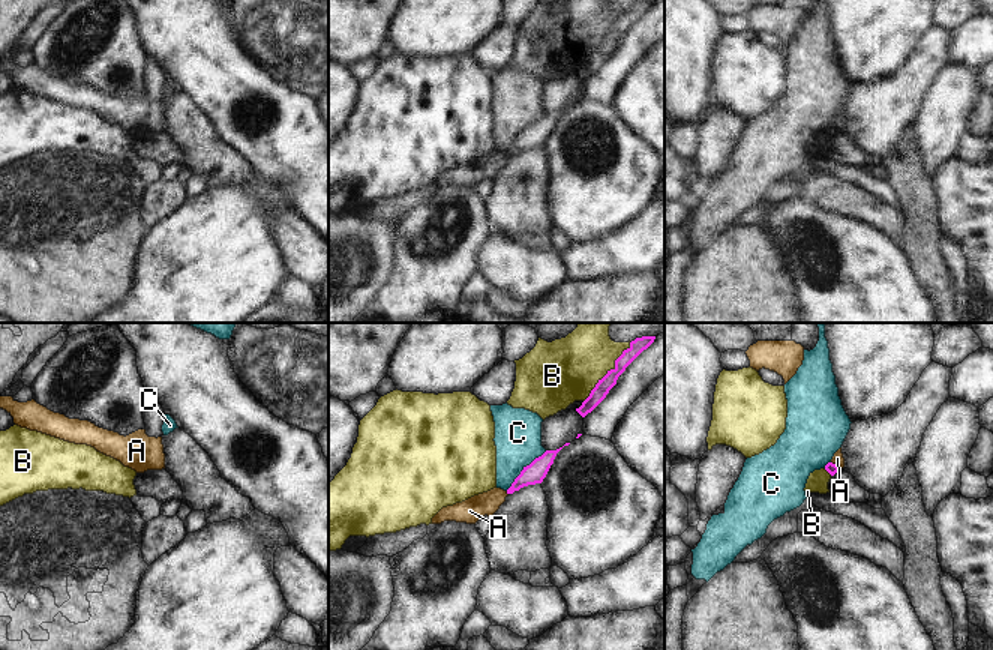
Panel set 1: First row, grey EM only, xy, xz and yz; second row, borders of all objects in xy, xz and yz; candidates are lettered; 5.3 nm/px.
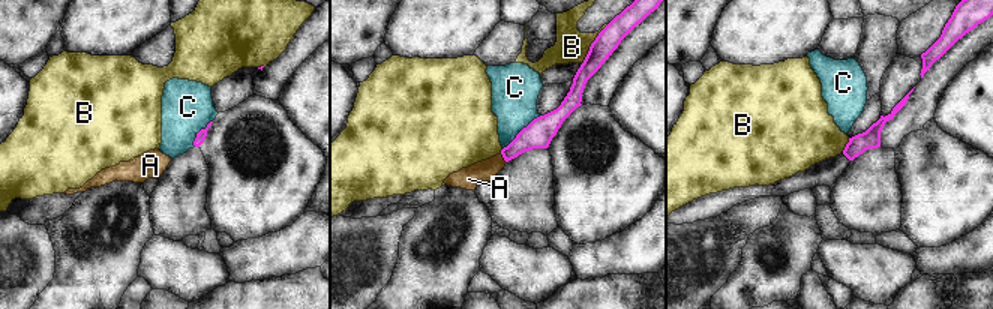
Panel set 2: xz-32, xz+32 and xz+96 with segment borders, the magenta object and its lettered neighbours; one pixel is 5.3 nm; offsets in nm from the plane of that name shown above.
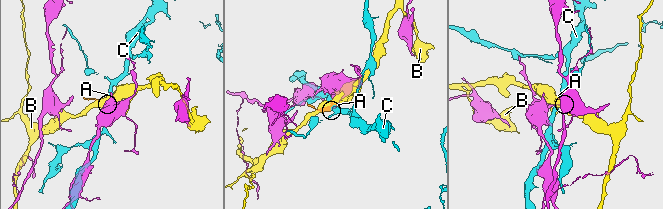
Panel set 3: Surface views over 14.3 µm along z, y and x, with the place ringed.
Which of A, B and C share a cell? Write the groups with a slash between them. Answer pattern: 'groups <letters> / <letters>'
groups A / B / C

